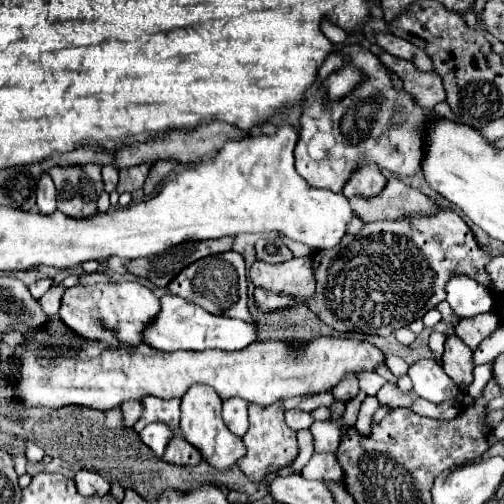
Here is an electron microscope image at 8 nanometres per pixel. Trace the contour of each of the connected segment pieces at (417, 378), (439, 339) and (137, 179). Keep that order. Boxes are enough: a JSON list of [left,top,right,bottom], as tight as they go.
[[409,358,459,404],[429,332,446,363],[117,164,149,192]]

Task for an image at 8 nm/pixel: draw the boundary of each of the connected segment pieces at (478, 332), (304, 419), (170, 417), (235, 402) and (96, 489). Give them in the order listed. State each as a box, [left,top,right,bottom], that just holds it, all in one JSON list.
[[455,312,499,350],[285,408,313,430],[133,396,181,434],[223,398,247,436],[73,470,109,496]]

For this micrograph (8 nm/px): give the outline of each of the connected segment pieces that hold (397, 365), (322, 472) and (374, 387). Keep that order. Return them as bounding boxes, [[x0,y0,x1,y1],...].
[[385,354,407,376],[301,452,343,484],[359,372,385,396]]

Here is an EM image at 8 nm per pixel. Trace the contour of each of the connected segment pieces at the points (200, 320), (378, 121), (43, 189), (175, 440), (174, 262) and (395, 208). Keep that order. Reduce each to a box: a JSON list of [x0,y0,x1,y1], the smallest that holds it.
[[143,294,255,352],[295,44,431,192],[37,174,57,214],[163,434,203,464],[127,236,233,288],[349,178,443,222]]

